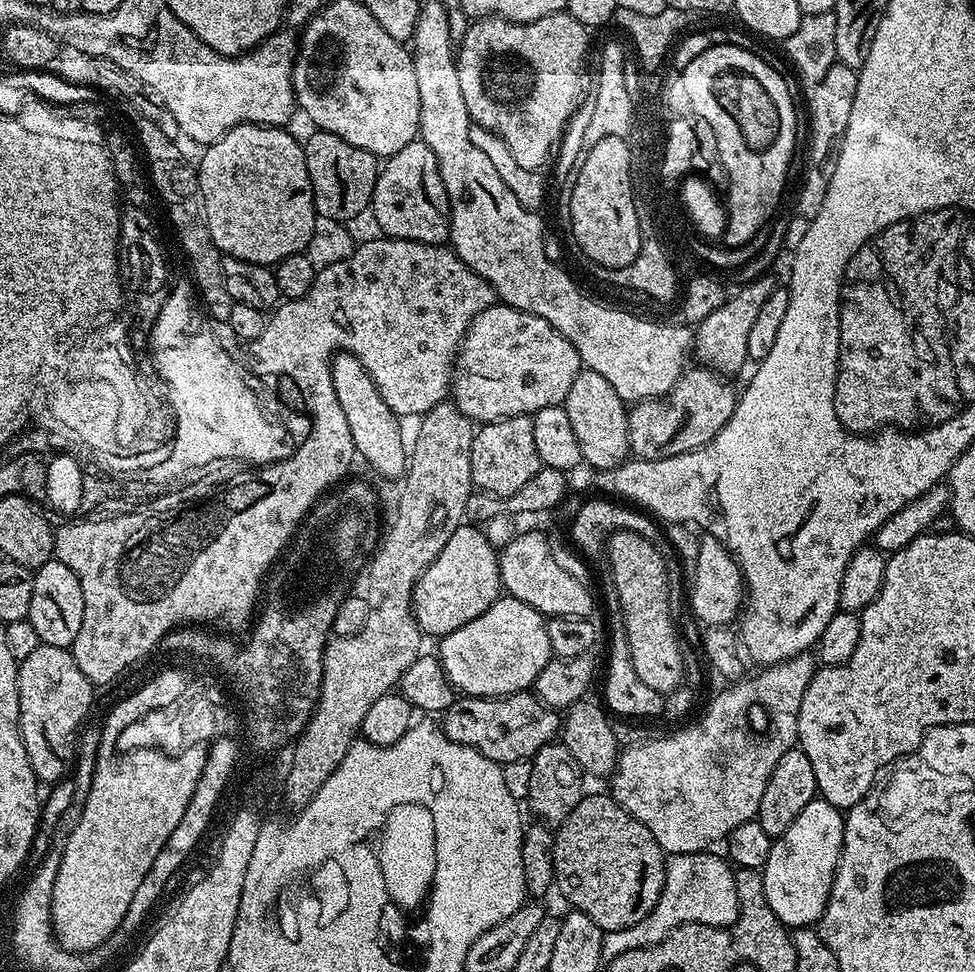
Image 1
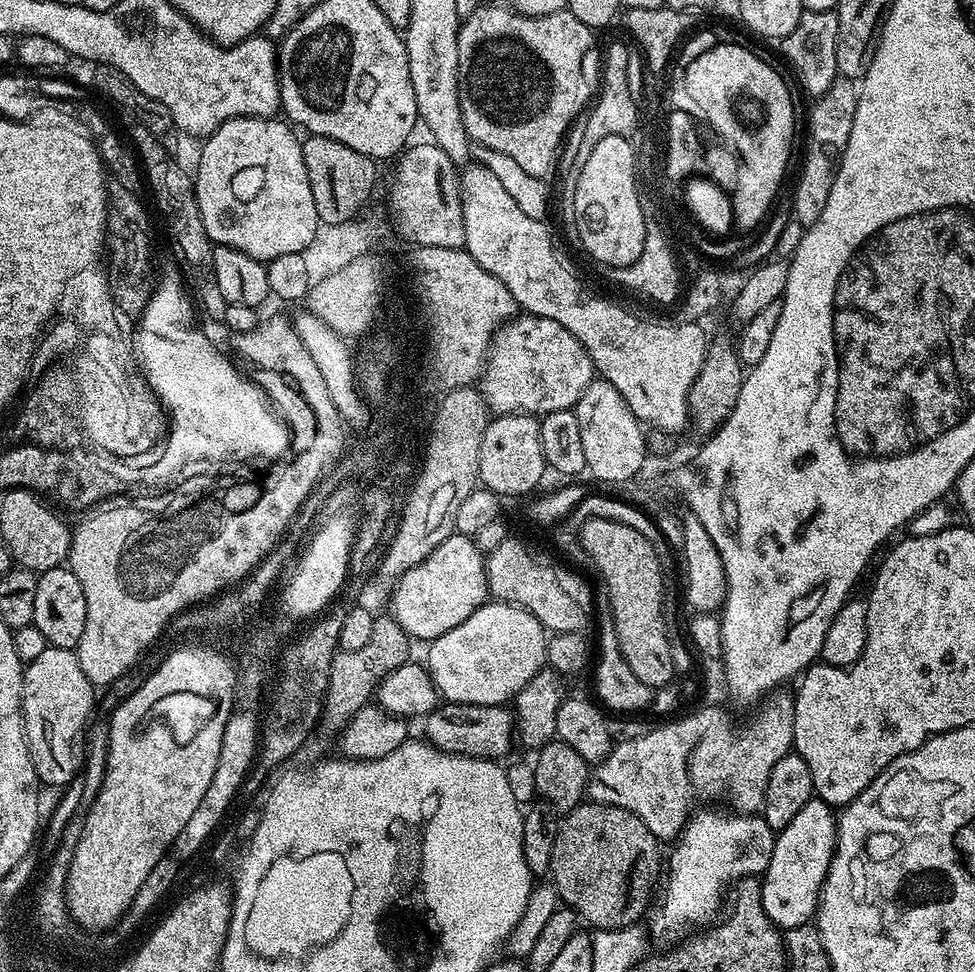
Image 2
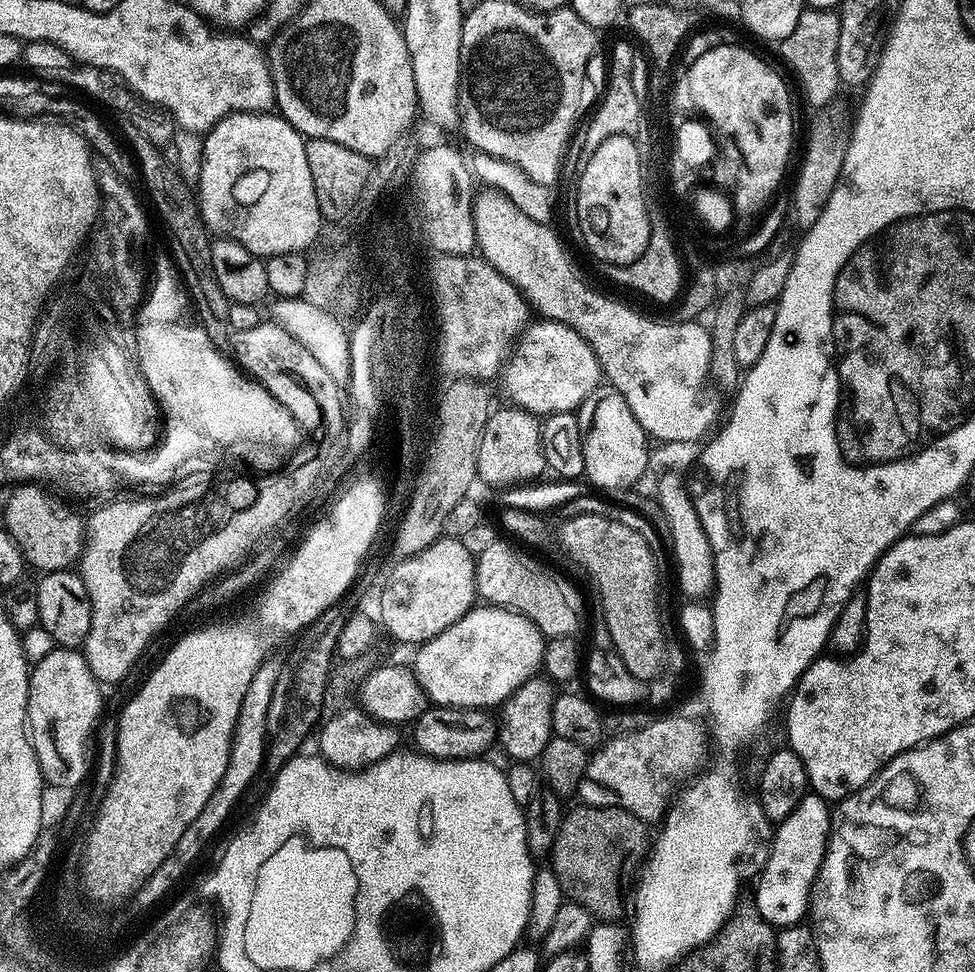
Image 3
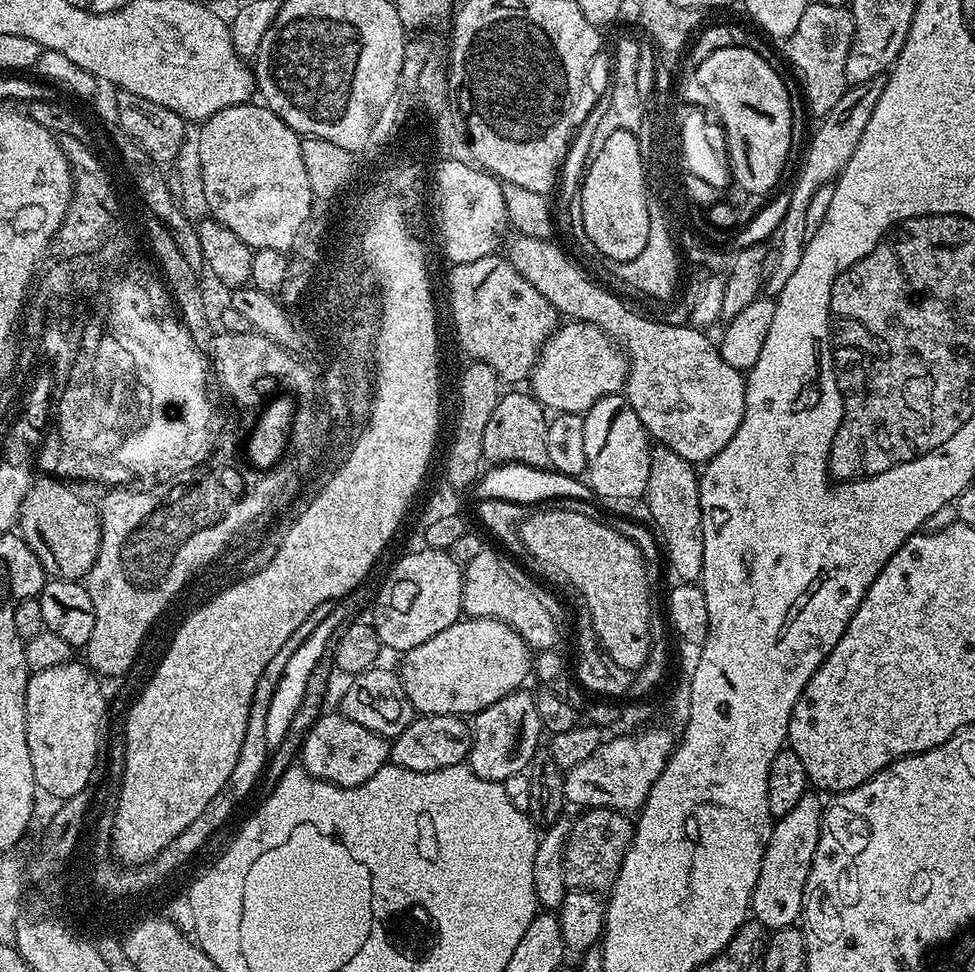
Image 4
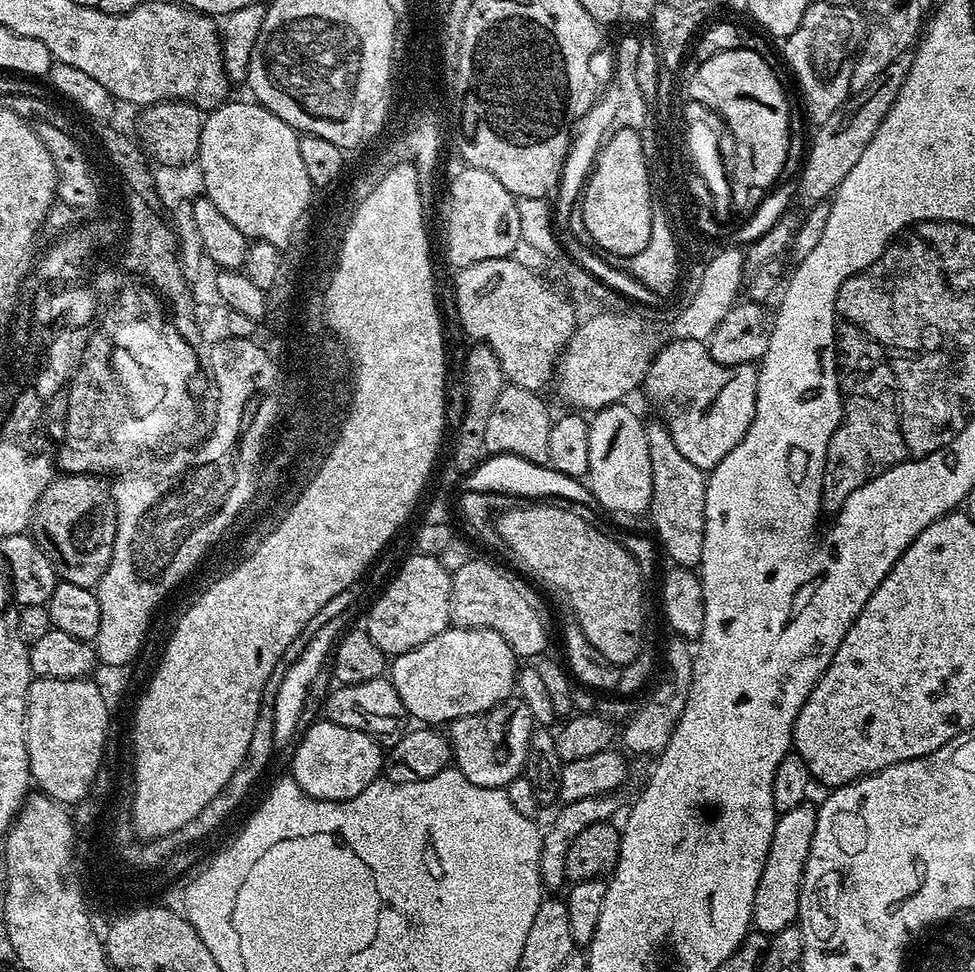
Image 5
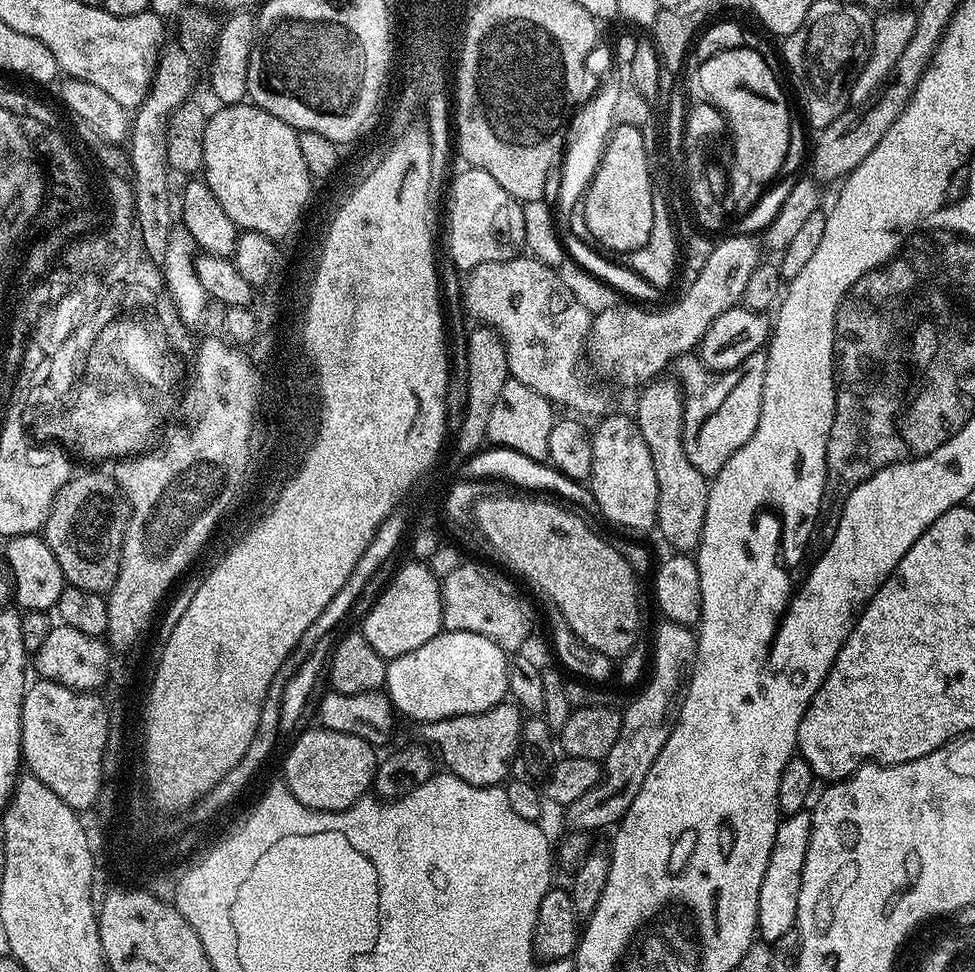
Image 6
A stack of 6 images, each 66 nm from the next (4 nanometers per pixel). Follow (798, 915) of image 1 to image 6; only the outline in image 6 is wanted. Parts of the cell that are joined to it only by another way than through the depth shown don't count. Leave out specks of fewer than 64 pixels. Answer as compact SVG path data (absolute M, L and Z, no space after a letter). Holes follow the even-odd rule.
M811 811L796 812L793 816L784 816L778 826L778 834L774 834L774 850L770 850L770 862L766 862L766 875L762 878L762 890L758 890L758 922L756 931L759 939L774 942L782 938L782 934L793 931L796 926L798 910L798 890L802 886L802 870L806 866L806 850L810 846L810 830L812 829Z

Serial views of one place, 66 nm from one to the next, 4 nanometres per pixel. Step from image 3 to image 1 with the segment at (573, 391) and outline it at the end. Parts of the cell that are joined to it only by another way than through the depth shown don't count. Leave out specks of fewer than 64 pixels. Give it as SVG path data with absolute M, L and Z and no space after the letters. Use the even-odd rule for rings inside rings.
M497 302L482 314L472 319L463 345L454 361L454 375L450 385L450 396L456 408L462 410L473 422L504 420L507 416L526 416L546 406L563 404L574 378L582 370L580 355L574 346L550 322L529 312L511 308L509 304Z

